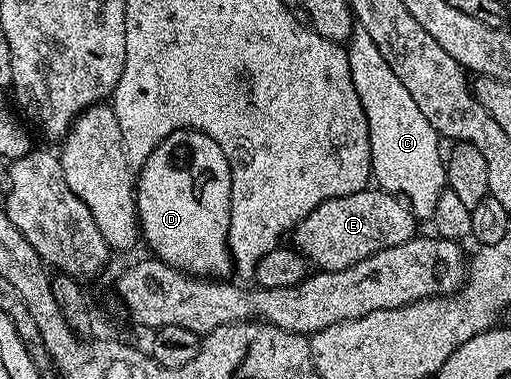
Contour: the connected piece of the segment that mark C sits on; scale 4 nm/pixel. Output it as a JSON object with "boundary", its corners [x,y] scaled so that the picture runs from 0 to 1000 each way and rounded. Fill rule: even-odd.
{"boundary":[[[691,77],[677,113],[685,201],[693,211],[693,243],[708,264],[708,296],[716,296],[716,327],[724,348],[724,412],[728,470],[742,499],[796,533],[800,554],[822,580],[843,580],[857,522],[873,493],[873,417],[861,409],[865,367],[853,340],[826,306],[810,253],[795,243],[787,211],[755,169],[740,116],[724,106],[724,84]]]}

